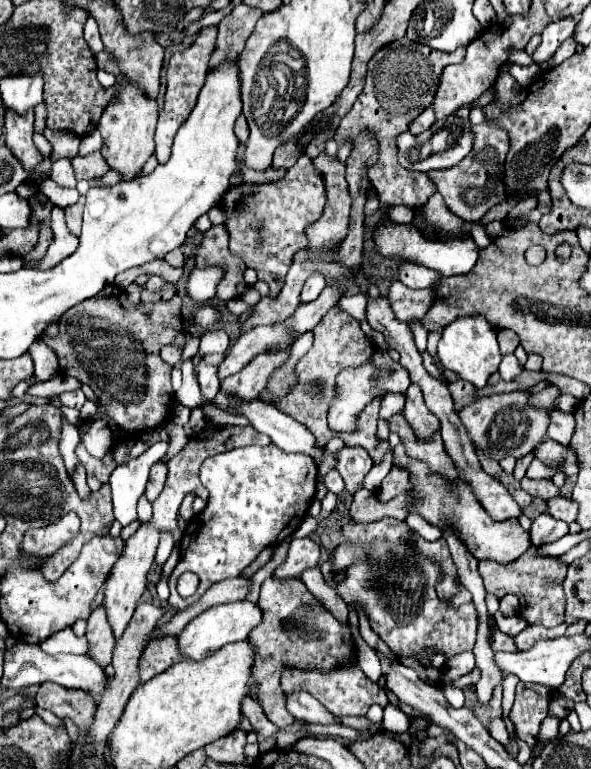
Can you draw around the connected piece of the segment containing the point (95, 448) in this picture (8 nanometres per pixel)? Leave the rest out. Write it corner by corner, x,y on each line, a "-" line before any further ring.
103,419
94,422
84,422
85,432
80,432
80,444
88,450
94,458
104,458
114,444
114,434

